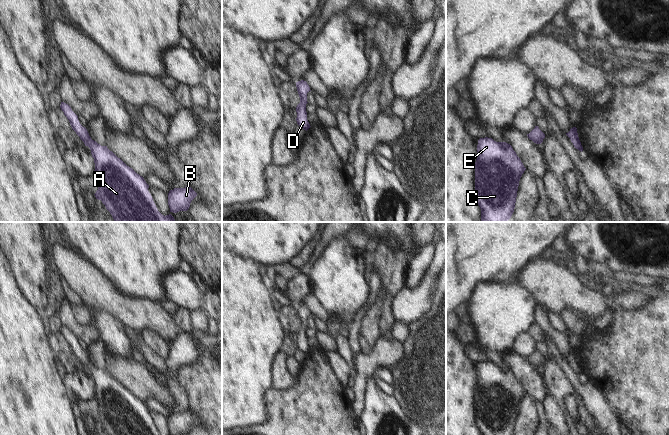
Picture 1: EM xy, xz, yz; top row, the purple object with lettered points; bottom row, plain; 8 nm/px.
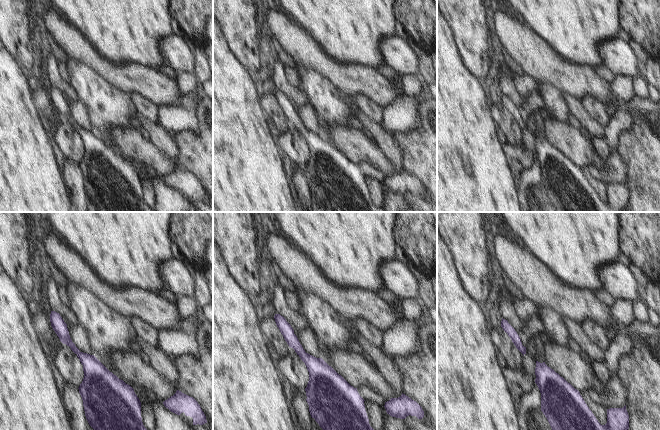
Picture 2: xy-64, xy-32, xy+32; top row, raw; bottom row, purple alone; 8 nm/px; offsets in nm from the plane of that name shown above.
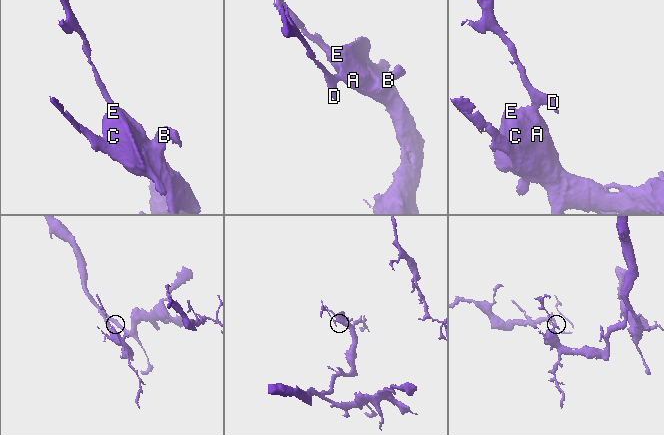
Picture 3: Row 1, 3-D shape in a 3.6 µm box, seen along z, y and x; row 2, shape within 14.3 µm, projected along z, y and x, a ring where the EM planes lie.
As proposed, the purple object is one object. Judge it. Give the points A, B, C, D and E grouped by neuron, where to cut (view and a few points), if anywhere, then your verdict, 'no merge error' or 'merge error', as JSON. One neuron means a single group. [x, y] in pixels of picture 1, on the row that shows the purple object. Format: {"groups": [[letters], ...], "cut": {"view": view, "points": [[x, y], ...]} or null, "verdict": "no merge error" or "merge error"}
{"groups": [["A", "B", "C", "D", "E"]], "cut": null, "verdict": "no merge error"}

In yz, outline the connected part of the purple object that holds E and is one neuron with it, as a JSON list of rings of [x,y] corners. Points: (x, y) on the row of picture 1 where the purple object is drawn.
[[[480,138],[477,145],[477,159],[475,162],[475,195],[481,209],[480,222],[507,222],[515,208],[519,181],[526,168],[513,150],[506,142],[496,142],[492,138]]]

